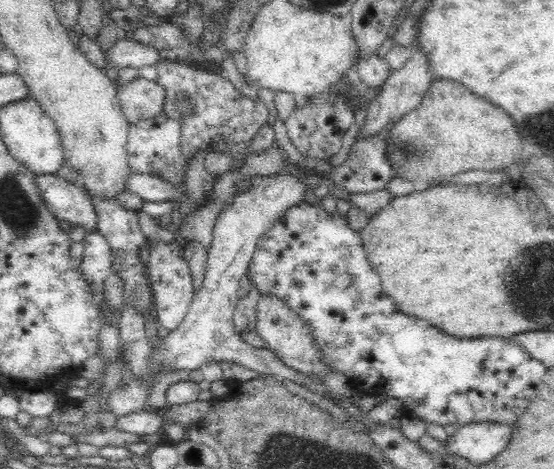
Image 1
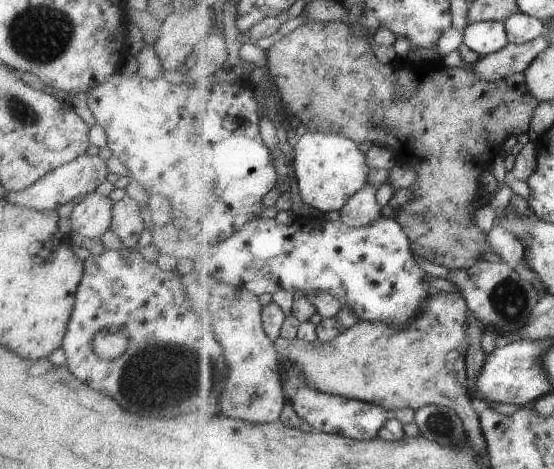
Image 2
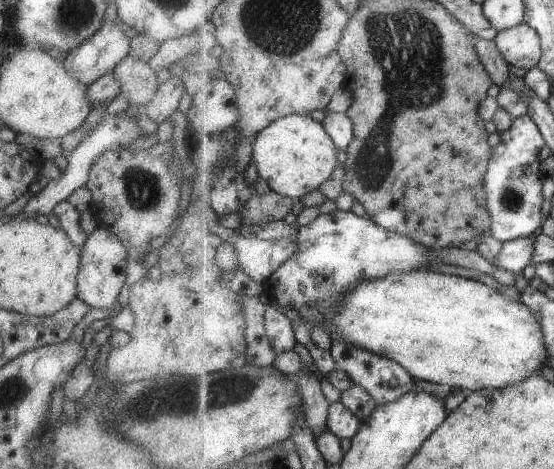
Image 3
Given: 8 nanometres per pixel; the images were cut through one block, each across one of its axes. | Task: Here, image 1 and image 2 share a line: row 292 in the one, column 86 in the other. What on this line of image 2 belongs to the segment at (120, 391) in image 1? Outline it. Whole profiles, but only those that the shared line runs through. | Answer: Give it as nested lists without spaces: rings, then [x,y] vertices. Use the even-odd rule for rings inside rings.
[[[98,193],[86,194],[70,213],[70,227],[83,238],[98,238],[108,230],[112,209],[110,198]]]

